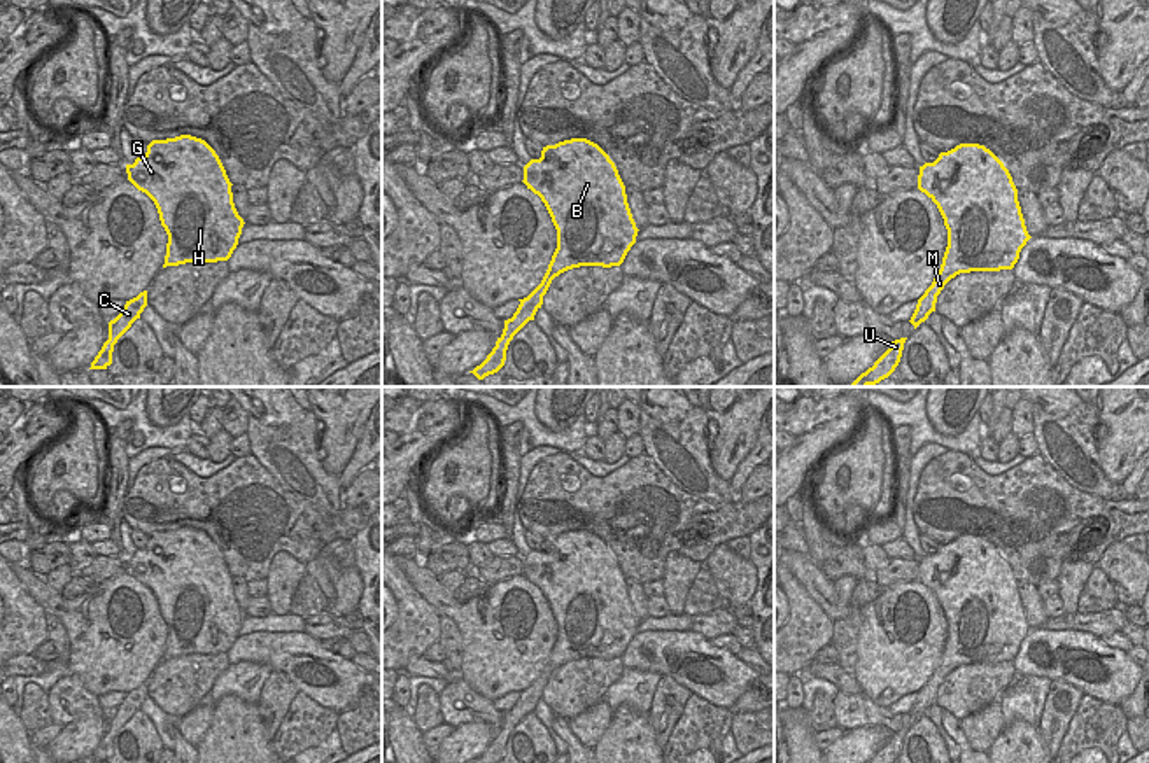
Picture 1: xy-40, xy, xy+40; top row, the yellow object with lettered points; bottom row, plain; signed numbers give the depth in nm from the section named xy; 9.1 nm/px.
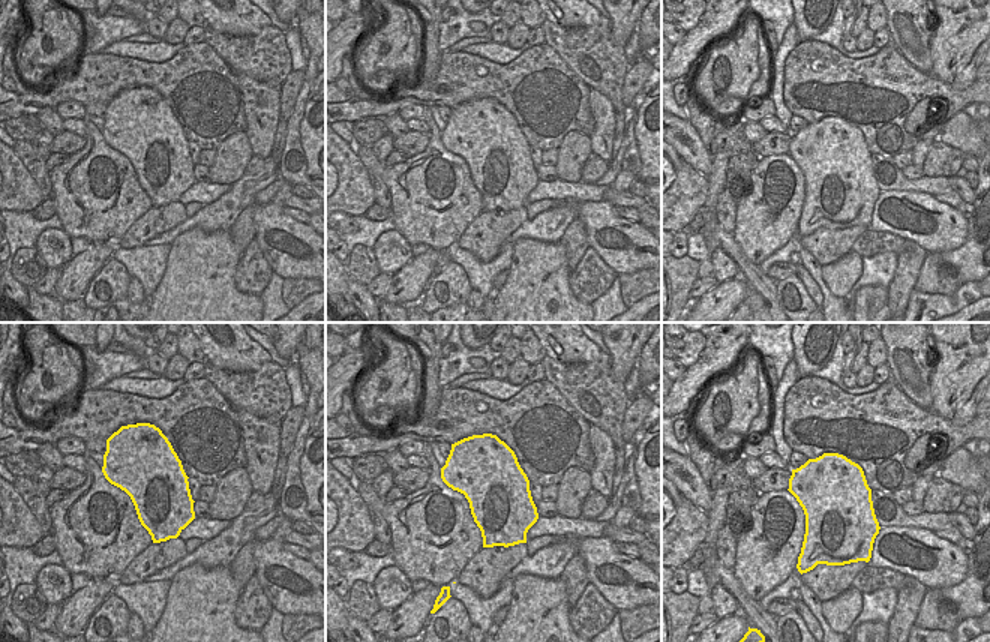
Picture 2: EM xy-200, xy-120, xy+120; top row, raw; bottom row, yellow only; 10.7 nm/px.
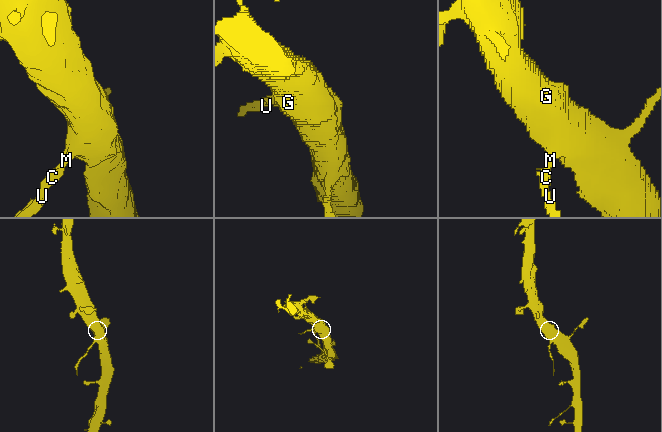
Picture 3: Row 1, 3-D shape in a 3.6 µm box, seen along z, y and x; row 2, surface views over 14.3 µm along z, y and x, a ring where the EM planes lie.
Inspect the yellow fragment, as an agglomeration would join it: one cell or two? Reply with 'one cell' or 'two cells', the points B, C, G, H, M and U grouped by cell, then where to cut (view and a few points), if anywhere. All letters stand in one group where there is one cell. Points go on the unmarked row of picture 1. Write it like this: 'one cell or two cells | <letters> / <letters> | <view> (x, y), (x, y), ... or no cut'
two cells | B G H M / C U | xy (531, 685), (542, 688)

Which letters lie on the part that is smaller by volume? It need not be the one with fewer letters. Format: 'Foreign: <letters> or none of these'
Foreign: C, U

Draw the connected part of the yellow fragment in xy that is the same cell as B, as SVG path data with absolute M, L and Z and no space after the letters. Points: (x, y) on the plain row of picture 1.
M571 530L546 537L539 551L524 558L527 581L541 590L557 621L557 640L541 676L531 686L545 688L552 672L580 658L620 658L636 635L638 620L632 611L625 578L615 555L594 534Z

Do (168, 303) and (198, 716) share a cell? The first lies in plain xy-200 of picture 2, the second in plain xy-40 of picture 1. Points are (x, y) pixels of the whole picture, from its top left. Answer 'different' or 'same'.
different

